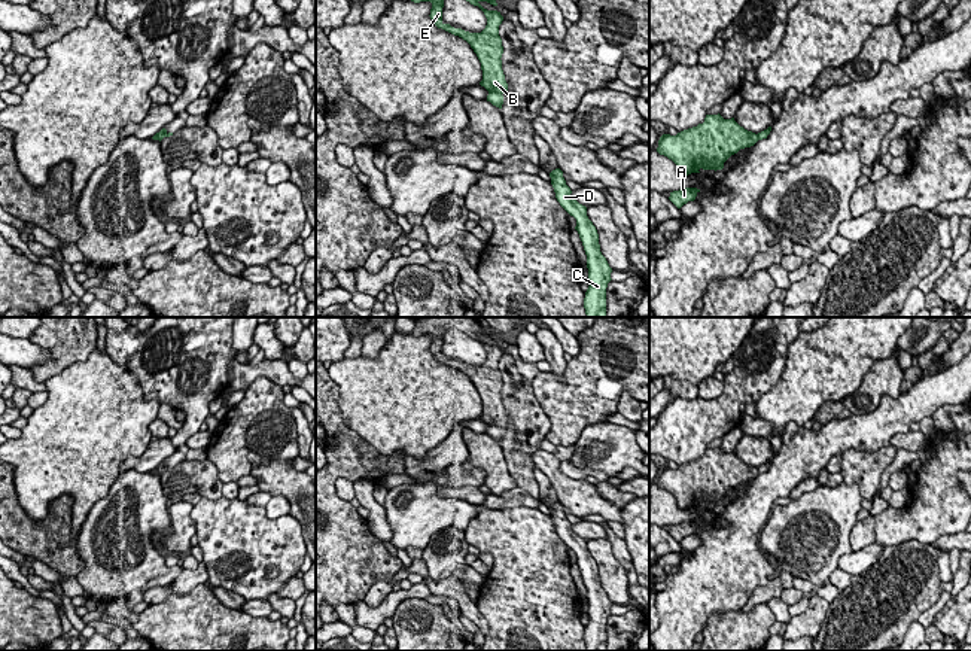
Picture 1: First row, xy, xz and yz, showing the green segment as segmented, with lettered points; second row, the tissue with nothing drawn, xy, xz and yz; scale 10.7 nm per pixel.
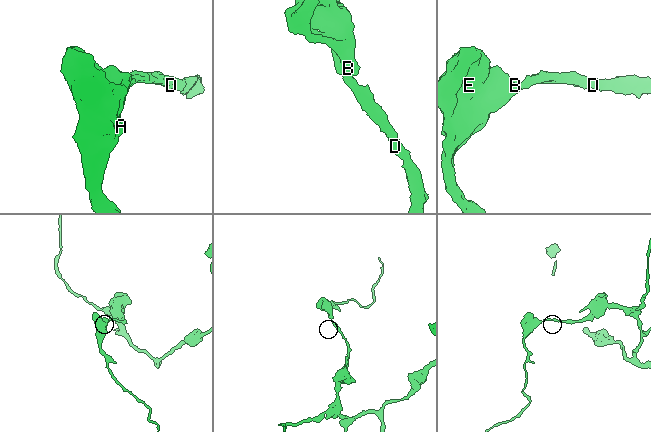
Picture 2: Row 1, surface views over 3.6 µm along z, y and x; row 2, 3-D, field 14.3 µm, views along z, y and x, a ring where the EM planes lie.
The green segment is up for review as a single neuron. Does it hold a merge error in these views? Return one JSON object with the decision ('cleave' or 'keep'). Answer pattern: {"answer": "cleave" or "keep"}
{"answer": "keep"}

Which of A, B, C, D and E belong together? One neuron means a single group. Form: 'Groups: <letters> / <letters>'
Groups: A B C D E

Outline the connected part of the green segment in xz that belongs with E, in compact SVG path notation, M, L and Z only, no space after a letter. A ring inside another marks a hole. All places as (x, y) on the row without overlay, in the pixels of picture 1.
M416 317L416 325L411 335L430 335L432 343L429 350L433 358L438 362L462 371L471 378L481 396L483 414L480 419L488 425L487 435L502 442L503 429L508 425L508 417L505 414L500 393L503 380L499 369L499 359L502 358L503 350L500 346L487 344L480 338L481 335L487 335L493 340L497 340L496 334L483 328L478 317ZM451 328L465 332L484 346L487 359L481 366L469 366L442 356L444 334Z

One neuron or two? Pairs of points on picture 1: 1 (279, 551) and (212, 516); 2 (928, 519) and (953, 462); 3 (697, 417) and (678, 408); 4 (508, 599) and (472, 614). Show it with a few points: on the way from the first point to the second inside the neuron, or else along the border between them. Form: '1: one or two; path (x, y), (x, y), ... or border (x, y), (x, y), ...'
1: one; path (262, 551), (249, 551), (228, 531)
2: one; path (937, 505), (937, 478), (940, 475)
3: one; path (693, 417), (687, 417), (682, 413)
4: two; border (474, 602), (487, 623), (486, 635)

